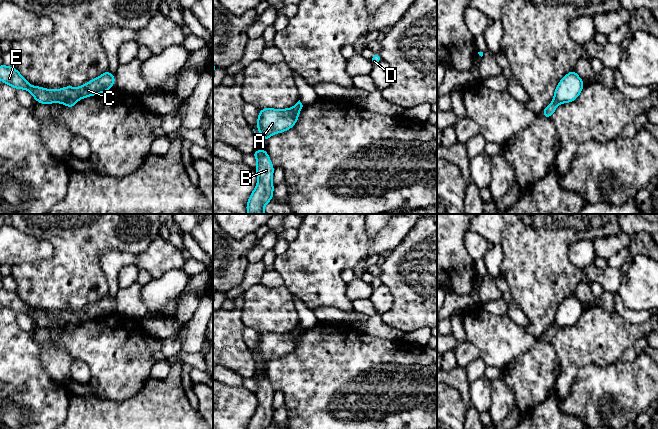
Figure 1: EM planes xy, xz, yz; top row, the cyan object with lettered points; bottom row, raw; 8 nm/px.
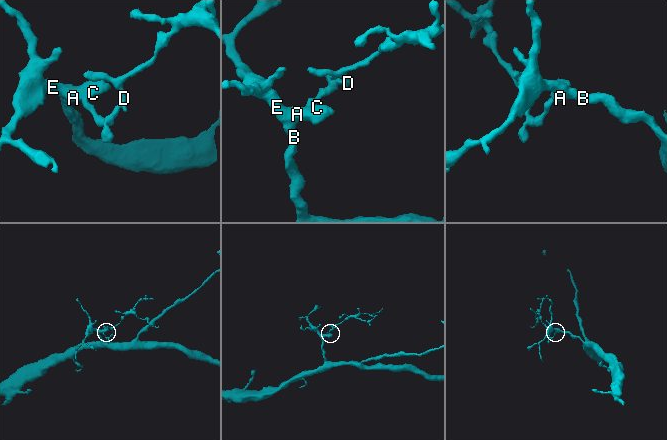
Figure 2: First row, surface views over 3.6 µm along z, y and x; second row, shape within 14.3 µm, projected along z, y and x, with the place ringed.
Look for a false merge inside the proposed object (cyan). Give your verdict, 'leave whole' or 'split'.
split

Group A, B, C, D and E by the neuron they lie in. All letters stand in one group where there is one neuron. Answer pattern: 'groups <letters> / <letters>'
groups A B C E / D

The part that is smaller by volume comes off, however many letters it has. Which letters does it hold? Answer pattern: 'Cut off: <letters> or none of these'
Cut off: D

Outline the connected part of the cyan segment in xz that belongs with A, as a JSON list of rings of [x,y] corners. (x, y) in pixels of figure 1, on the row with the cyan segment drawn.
[[[264,108],[259,111],[257,129],[267,141],[272,134],[291,129],[297,122],[300,110]]]

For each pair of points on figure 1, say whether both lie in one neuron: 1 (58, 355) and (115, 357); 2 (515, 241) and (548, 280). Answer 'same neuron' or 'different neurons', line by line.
1: different neurons
2: same neuron

